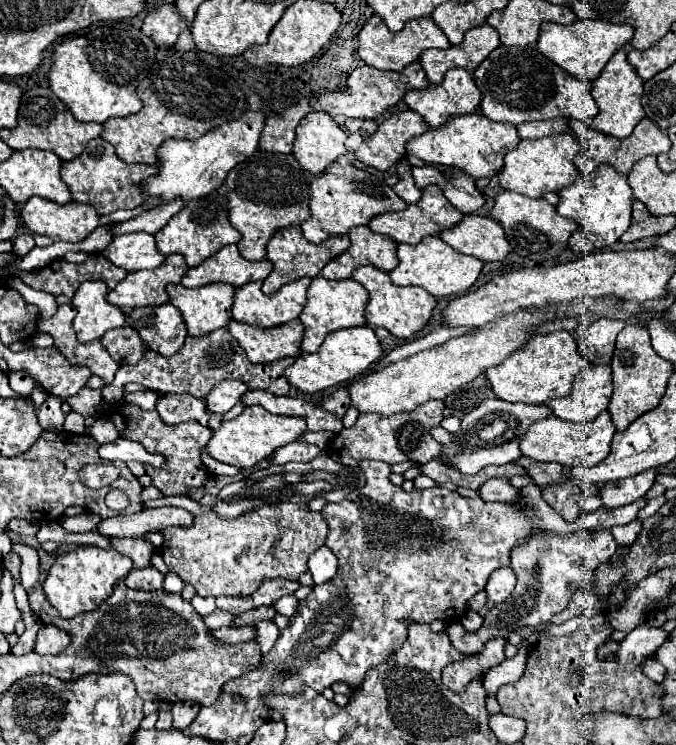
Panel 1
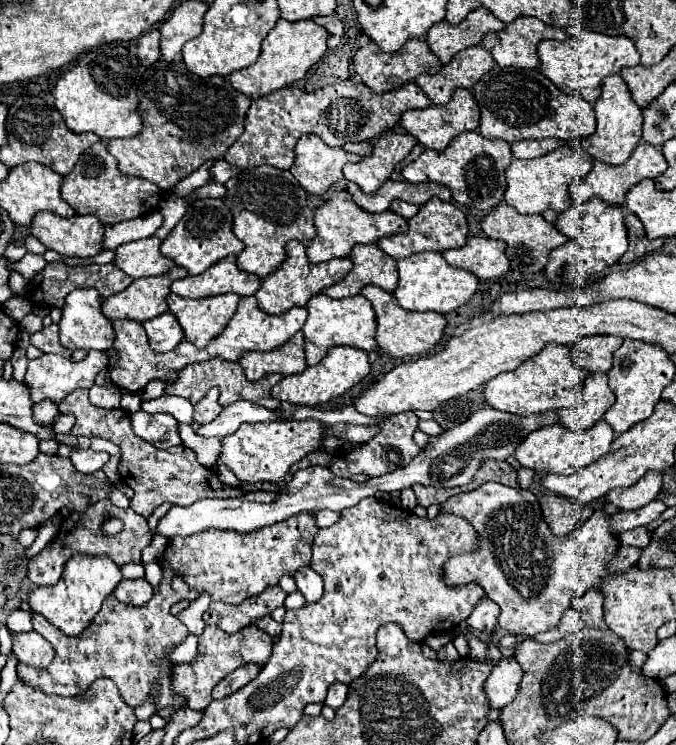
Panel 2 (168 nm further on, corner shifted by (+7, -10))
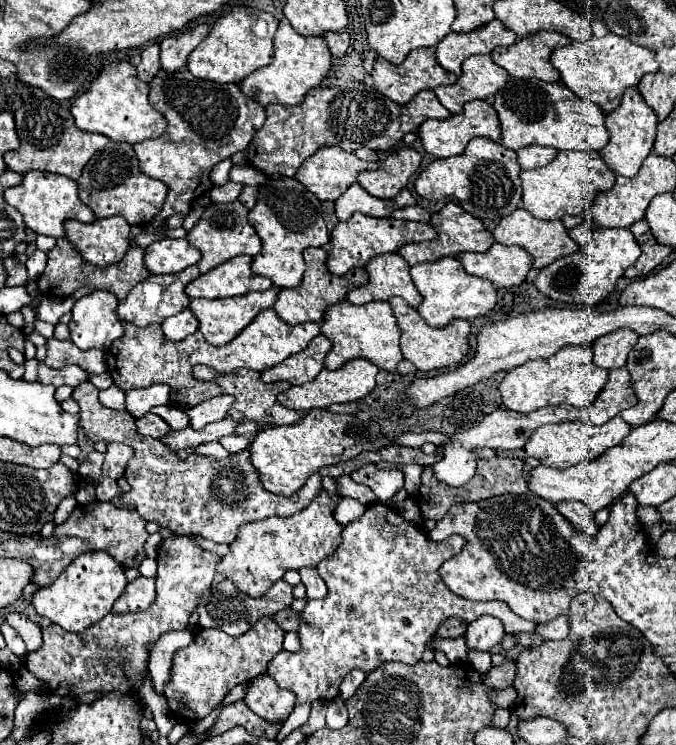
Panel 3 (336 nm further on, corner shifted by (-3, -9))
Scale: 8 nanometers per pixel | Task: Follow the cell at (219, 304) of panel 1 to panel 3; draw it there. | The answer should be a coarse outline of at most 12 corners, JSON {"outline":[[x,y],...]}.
{"outline":[[279,289],[193,299],[189,309],[213,345],[235,339]]}

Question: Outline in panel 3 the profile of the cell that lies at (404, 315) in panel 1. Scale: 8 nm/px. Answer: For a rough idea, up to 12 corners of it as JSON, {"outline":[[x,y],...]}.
{"outline":[[391,299],[401,351],[419,371],[455,367],[471,325],[429,327],[415,307]]}

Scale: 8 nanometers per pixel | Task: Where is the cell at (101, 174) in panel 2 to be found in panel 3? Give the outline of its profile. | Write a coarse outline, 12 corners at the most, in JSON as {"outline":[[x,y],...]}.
{"outline":[[109,141],[77,181],[97,219],[147,225],[167,185],[139,171],[129,143]]}

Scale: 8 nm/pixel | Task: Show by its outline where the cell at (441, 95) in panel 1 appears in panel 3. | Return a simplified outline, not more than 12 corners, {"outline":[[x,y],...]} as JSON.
{"outline":[[465,103],[461,115],[419,127],[425,151],[461,155],[473,137],[501,135],[491,103]]}

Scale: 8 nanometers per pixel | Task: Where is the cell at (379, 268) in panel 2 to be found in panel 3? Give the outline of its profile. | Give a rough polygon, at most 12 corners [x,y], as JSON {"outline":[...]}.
{"outline":[[379,255],[367,265],[369,283],[347,295],[353,305],[403,297],[419,307],[409,263]]}

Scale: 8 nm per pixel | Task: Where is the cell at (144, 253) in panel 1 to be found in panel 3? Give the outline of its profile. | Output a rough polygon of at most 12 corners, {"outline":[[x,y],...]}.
{"outline":[[163,237],[145,249],[151,273],[179,273],[195,265],[199,249]]}

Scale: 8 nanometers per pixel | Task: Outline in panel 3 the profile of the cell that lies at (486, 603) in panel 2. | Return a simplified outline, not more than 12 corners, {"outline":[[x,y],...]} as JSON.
{"outline":[[491,615],[469,623],[469,651],[491,651],[505,635],[503,623]]}

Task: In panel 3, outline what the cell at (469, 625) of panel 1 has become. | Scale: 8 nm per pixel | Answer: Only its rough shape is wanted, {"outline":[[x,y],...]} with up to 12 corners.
{"outline":[[469,651],[469,663],[477,673],[491,669],[489,653]]}

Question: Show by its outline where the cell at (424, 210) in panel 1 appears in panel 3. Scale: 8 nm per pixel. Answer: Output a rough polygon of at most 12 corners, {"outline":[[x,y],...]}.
{"outline":[[449,201],[431,217],[437,239],[409,243],[409,265],[459,253],[485,253],[495,243],[483,223]]}

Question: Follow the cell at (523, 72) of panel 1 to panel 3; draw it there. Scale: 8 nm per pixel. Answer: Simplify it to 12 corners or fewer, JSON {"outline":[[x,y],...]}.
{"outline":[[509,79],[501,145],[601,151],[605,113],[563,83]]}

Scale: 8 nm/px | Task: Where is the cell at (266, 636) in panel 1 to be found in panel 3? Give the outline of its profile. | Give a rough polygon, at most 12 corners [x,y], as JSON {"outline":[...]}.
{"outline":[[273,617],[229,637],[199,629],[175,651],[163,695],[175,721],[209,715],[267,673]]}

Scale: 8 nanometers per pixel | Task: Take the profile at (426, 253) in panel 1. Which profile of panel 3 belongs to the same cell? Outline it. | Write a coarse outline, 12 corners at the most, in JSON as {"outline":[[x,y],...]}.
{"outline":[[457,257],[411,267],[431,327],[497,305],[495,285]]}

